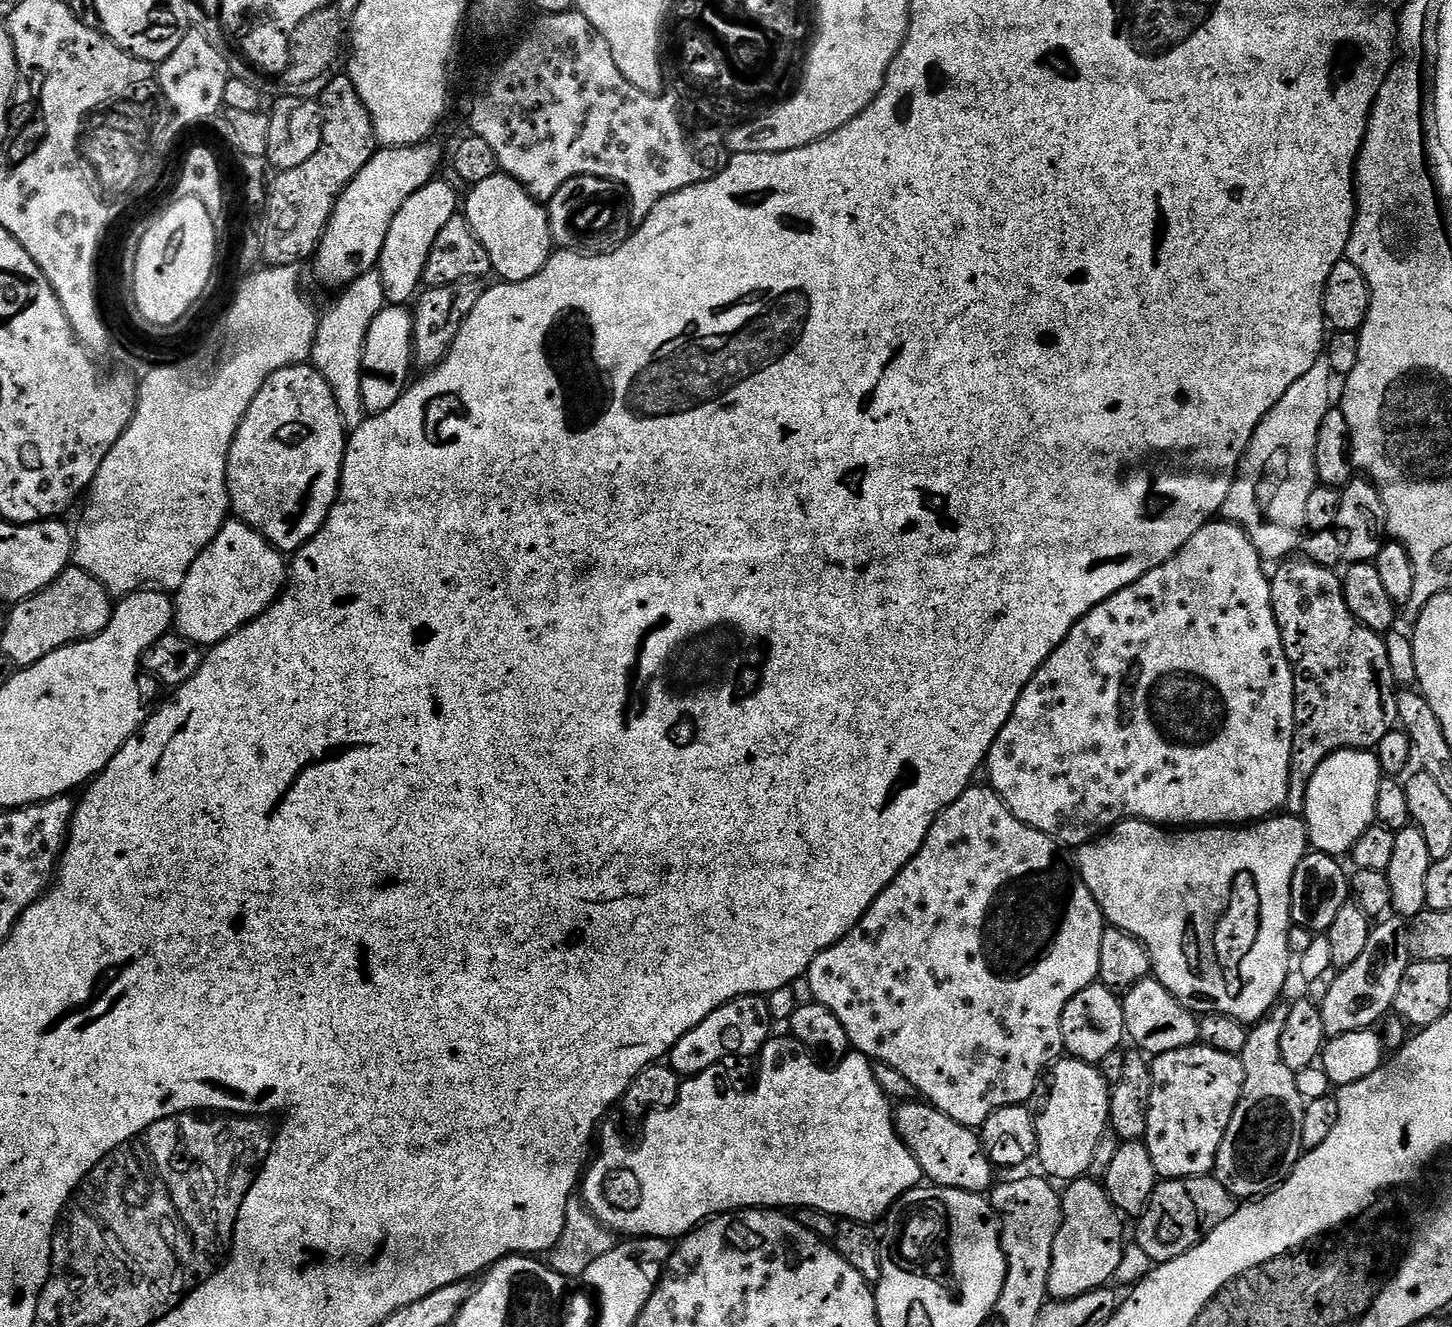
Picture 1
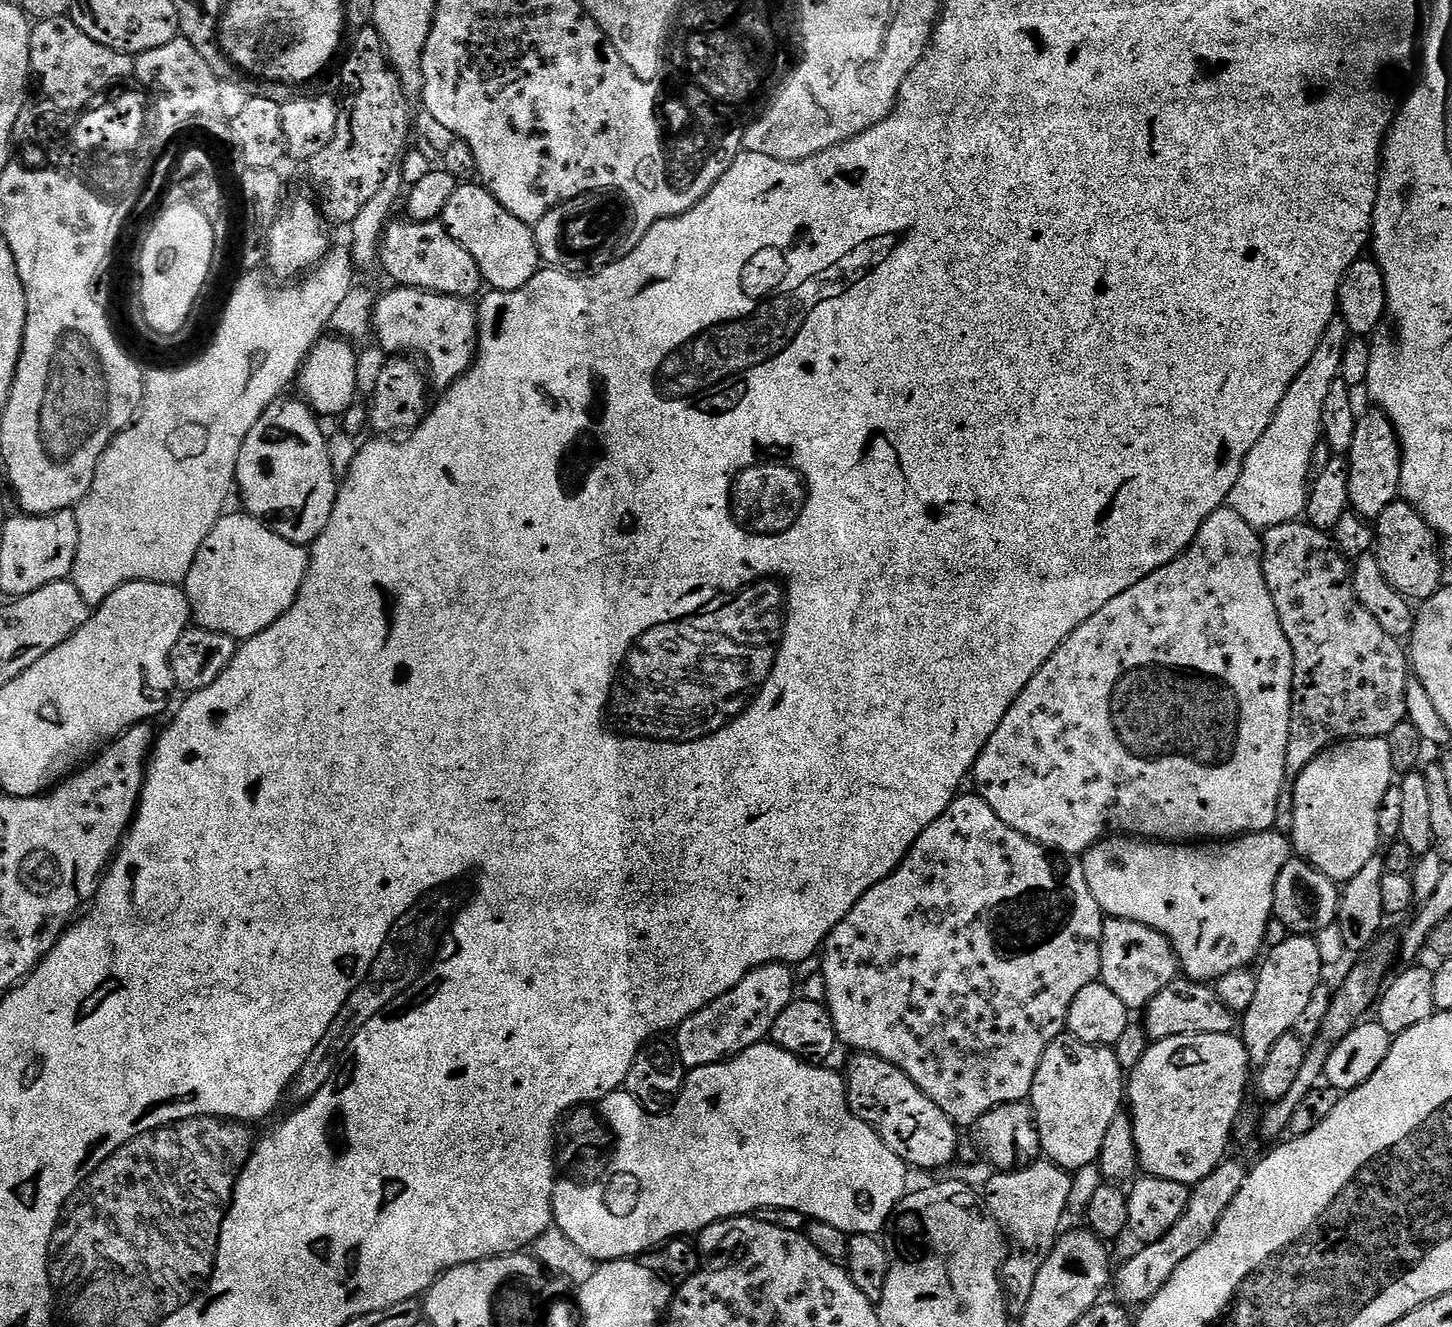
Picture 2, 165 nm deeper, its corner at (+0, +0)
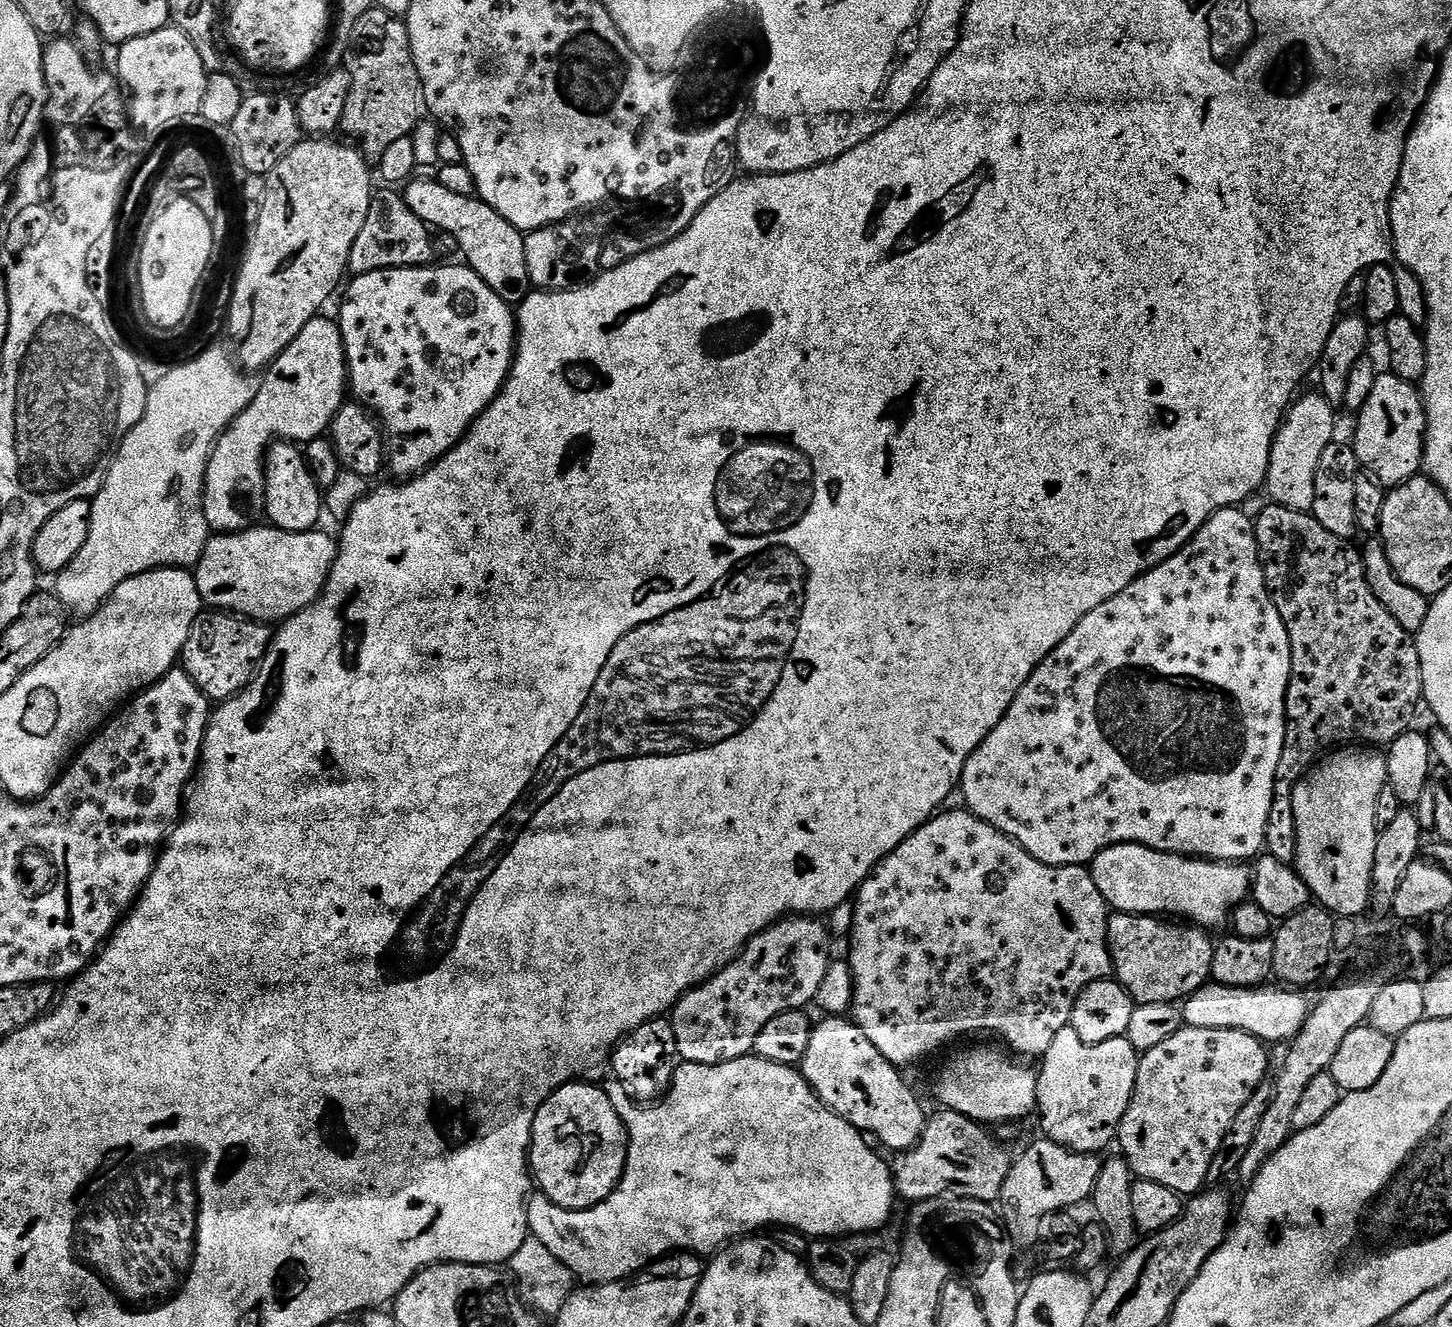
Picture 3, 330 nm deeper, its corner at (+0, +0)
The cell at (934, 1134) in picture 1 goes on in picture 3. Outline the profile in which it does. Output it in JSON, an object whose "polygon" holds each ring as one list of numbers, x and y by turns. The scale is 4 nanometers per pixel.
{"polygon":[[829,1015,824,1021,817,1023,810,1034,810,1046,806,1048,806,1058,802,1058,799,1071,804,1073,806,1082,818,1094,818,1098,831,1112,836,1112,846,1122,850,1122,858,1131,869,1137,881,1140,892,1154,903,1154,913,1148,922,1138,926,1115,916,1092,903,1080,901,1069,891,1064,882,1054,878,1054,878,1046,862,1034,862,1030,851,1019,839,1015]]}

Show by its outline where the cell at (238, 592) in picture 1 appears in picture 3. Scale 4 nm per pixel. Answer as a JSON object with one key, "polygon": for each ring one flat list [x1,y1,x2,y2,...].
{"polygon":[[253,526,244,532,225,532,209,539,202,558,194,566,201,601,209,609,230,612,257,622,283,622,320,597,336,561,337,541,321,530,287,532,271,526]]}

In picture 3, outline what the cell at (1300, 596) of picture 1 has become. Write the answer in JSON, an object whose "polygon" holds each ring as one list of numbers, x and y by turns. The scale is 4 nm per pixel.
{"polygon":[[1273,502,1268,506,1261,510,1260,517,1255,517,1256,541,1268,591,1278,614,1282,614,1292,643,1292,677,1288,687,1286,742,1282,746,1282,758,1278,758,1274,802,1266,822,1264,846,1267,855,1292,864,1298,846,1292,809,1297,782,1337,746,1348,746,1353,742,1364,746,1387,746,1409,731,1413,727,1416,707,1422,704,1424,683,1413,633,1407,632,1398,618,1394,618,1394,614,1390,614,1372,593,1361,549,1357,545,1355,548,1355,543,1330,534,1330,530,1308,512,1286,509]]}

